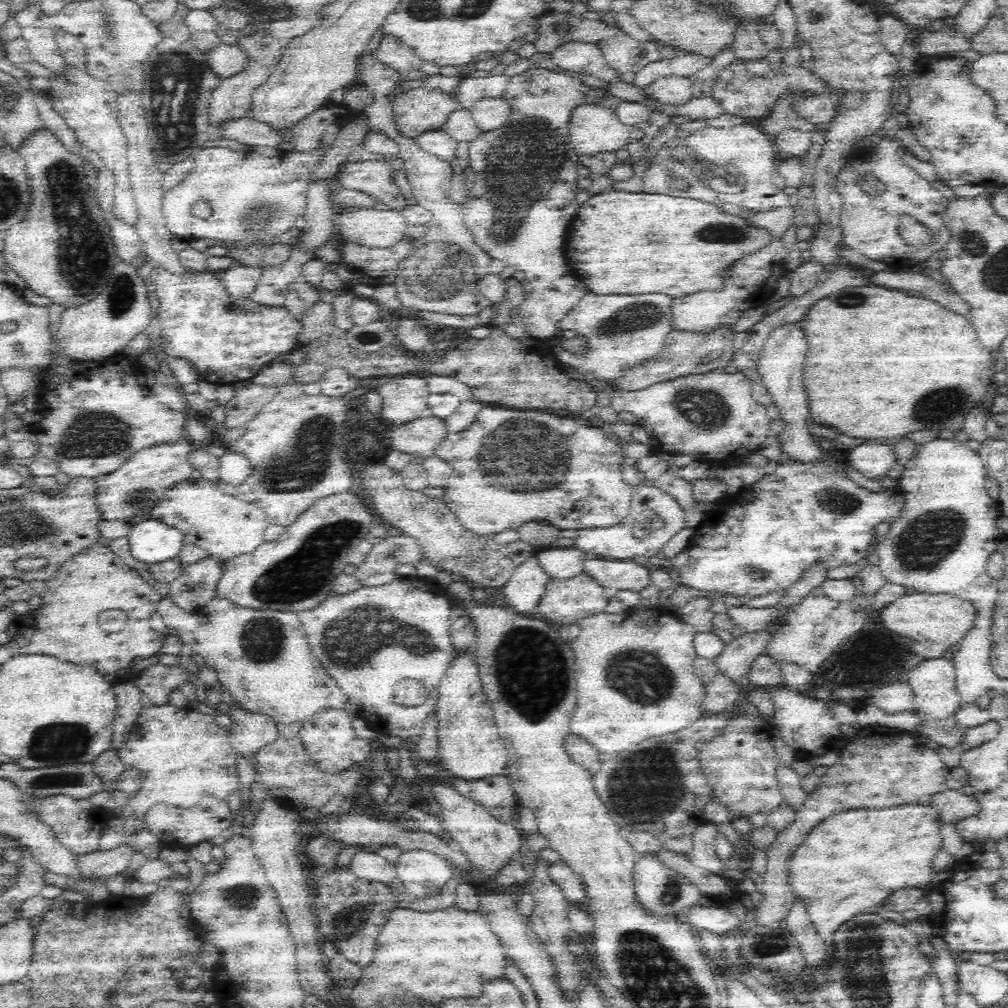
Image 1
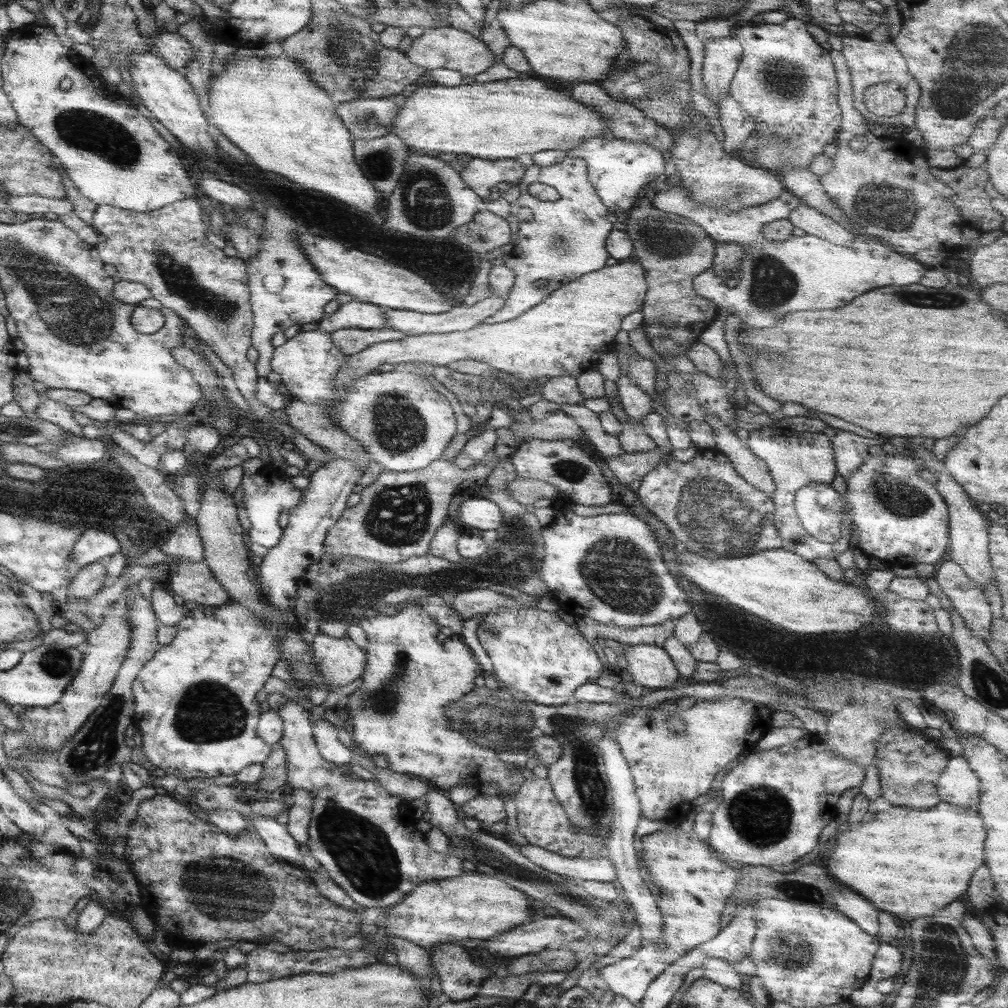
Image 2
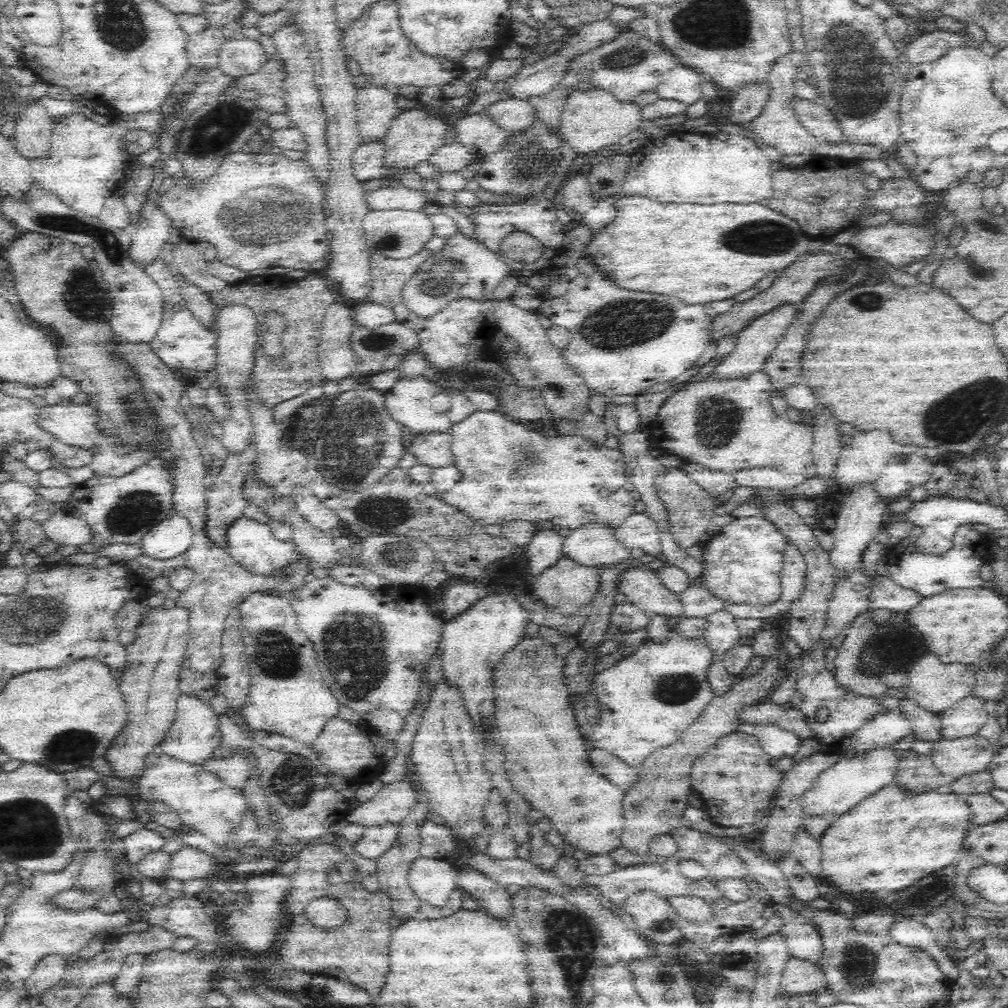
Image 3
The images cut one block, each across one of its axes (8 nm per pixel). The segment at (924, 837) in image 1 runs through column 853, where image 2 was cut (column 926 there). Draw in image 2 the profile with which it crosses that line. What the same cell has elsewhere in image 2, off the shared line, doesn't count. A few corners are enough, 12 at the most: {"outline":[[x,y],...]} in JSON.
{"outline":[[977,808],[841,829],[825,869],[879,911],[942,913],[984,864]]}

